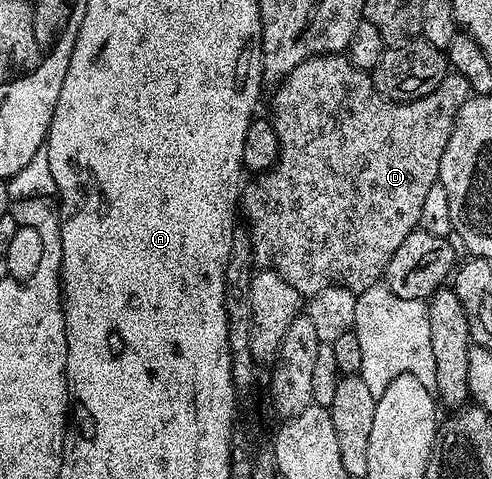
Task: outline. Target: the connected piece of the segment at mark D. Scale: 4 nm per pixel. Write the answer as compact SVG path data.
M324 53L321 57L312 57L299 63L299 67L288 73L274 89L277 90L273 93L271 120L275 135L279 135L279 155L276 163L266 173L256 174L252 178L253 182L250 185L248 182L242 188L239 202L240 212L245 212L245 217L249 220L247 236L253 248L254 262L261 269L272 269L280 277L287 279L287 283L291 283L291 287L295 287L295 291L302 295L312 295L332 285L349 289L355 294L362 293L364 289L370 289L382 280L393 253L420 226L423 199L427 199L427 191L431 191L431 187L438 184L439 163L443 159L447 139L451 137L457 112L471 95L467 79L450 71L446 73L443 83L439 83L439 87L431 91L431 95L420 97L418 101L388 101L383 95L379 95L379 91L375 91L372 76L364 69L355 68L349 62L348 56Z

